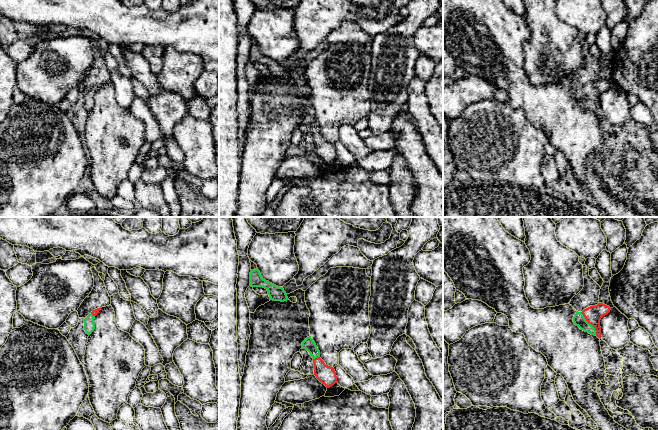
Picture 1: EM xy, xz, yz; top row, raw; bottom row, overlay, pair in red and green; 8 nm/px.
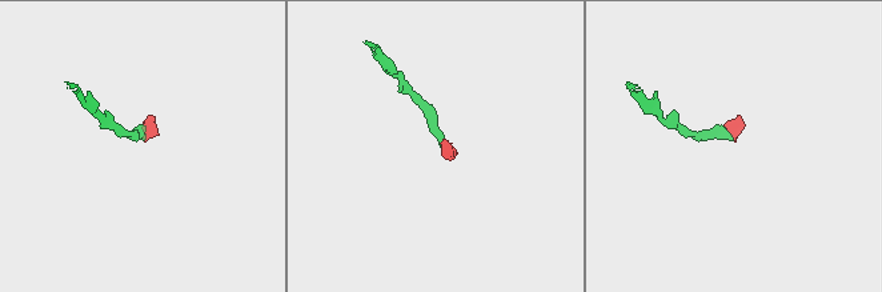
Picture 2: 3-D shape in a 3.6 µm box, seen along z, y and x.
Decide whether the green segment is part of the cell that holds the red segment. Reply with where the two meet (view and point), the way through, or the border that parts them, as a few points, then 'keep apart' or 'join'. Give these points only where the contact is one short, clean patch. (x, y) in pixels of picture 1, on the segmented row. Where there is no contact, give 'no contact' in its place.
meets red in yz at (589, 323); runs through yz (593, 314), (589, 318), (589, 323), (579, 320); join

